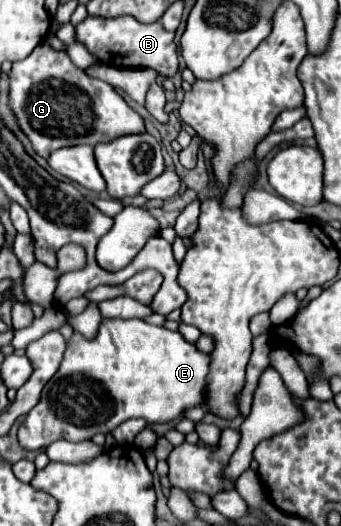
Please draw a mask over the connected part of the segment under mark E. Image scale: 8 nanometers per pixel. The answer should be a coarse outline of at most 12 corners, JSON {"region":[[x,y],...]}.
{"region":[[139,318],[71,336],[27,450],[179,420],[209,356]]}

